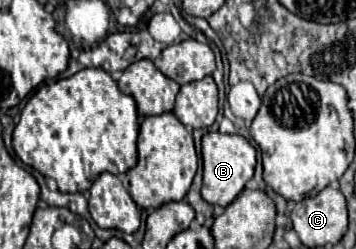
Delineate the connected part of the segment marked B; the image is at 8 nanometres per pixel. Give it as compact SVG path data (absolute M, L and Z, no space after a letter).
M219 131L203 135L203 189L201 195L209 205L227 207L243 191L245 183L253 177L257 165L255 147L241 135L223 135Z

